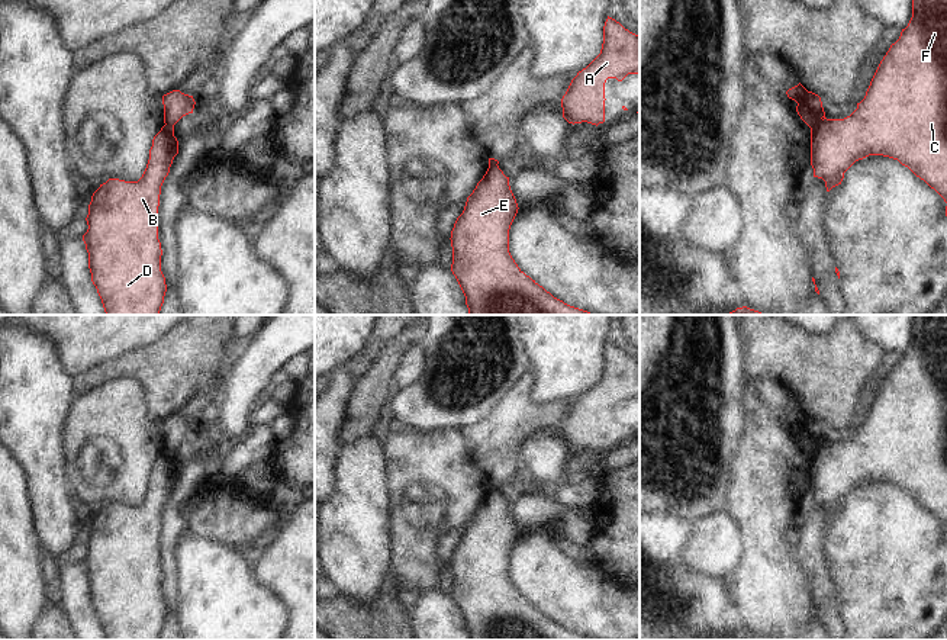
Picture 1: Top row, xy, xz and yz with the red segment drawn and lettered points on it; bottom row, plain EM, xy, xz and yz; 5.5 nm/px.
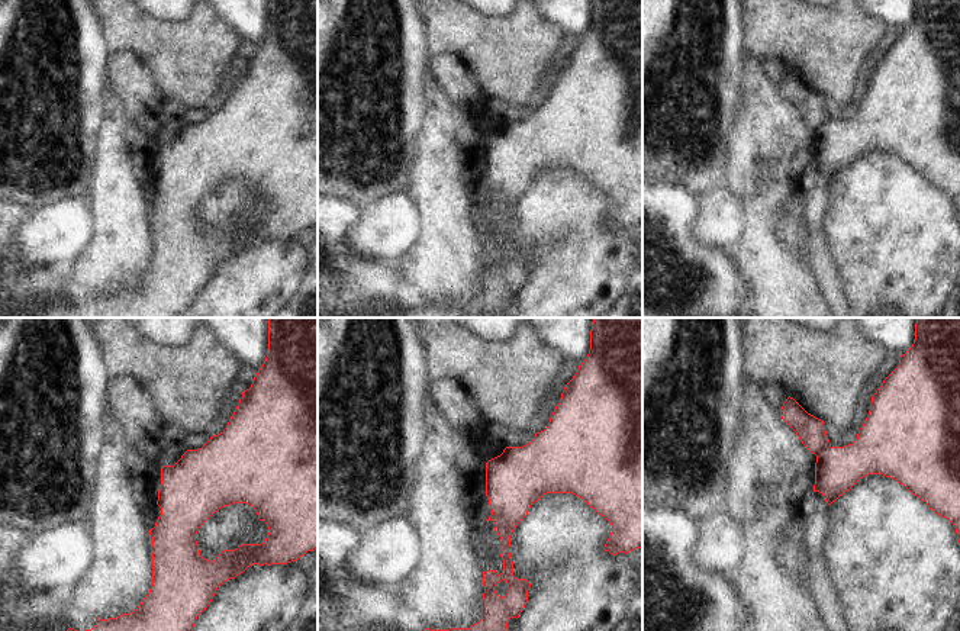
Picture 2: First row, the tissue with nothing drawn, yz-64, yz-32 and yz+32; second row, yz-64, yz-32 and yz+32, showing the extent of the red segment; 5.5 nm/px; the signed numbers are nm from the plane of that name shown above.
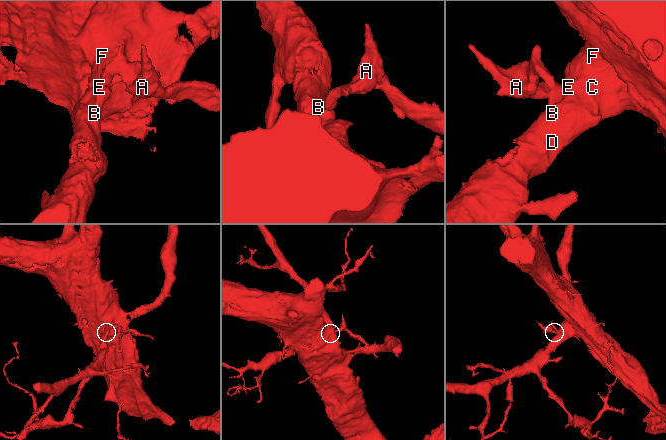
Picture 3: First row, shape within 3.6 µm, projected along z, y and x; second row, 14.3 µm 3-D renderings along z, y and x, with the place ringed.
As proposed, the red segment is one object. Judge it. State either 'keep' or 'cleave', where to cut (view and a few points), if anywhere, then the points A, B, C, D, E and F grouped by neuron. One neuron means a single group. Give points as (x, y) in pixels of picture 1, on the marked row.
cleave; cut in yz along (821, 118), (811, 128); A / B C D E F

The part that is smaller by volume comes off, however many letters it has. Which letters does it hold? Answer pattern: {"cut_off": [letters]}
{"cut_off": ["A"]}

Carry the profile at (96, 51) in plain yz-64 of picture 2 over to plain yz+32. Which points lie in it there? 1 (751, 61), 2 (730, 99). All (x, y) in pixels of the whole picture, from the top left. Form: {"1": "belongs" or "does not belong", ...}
{"1": "does not belong", "2": "belongs"}

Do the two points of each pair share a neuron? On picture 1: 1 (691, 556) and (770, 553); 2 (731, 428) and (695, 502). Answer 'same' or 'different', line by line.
1: different
2: same

